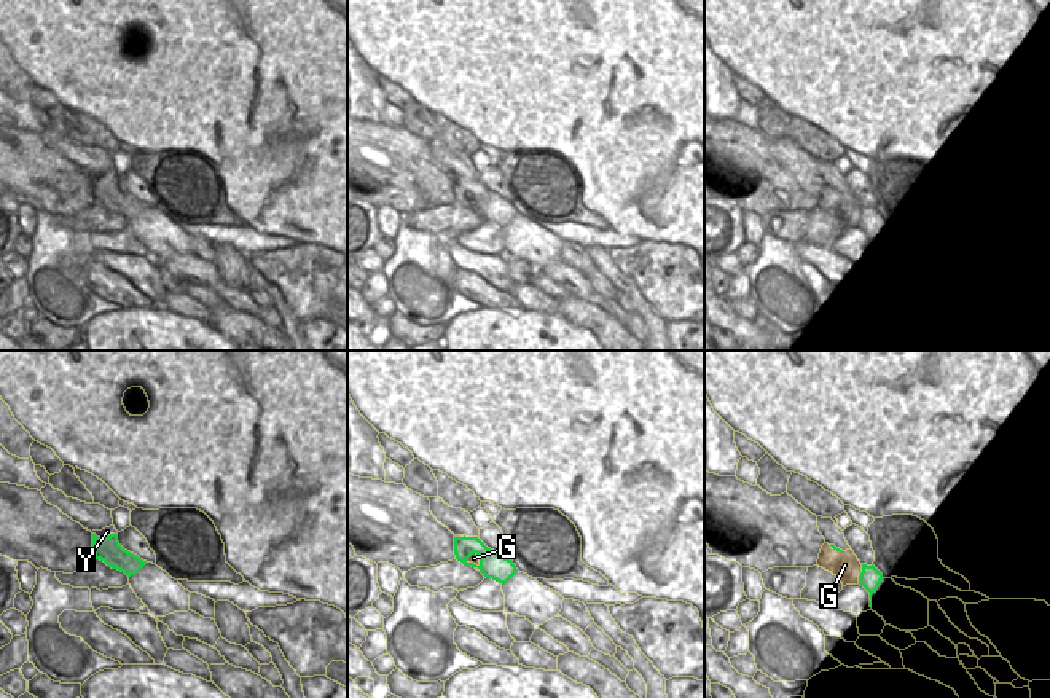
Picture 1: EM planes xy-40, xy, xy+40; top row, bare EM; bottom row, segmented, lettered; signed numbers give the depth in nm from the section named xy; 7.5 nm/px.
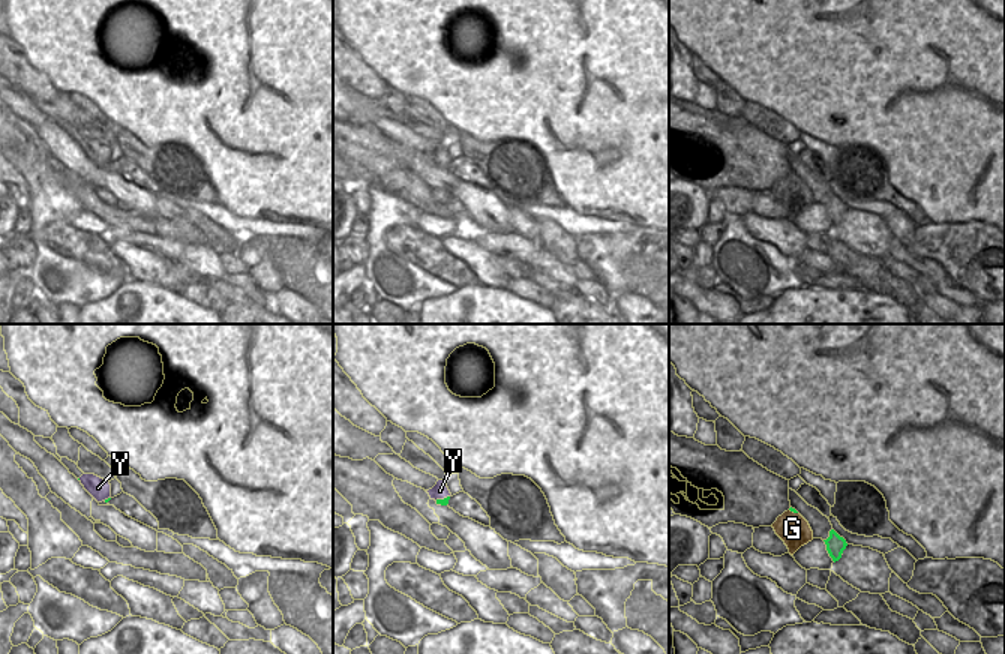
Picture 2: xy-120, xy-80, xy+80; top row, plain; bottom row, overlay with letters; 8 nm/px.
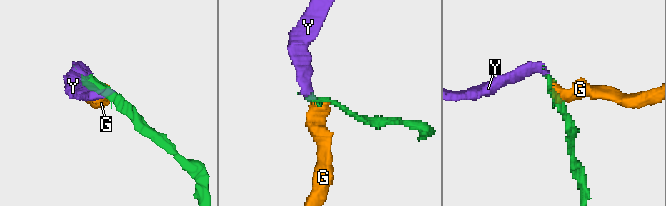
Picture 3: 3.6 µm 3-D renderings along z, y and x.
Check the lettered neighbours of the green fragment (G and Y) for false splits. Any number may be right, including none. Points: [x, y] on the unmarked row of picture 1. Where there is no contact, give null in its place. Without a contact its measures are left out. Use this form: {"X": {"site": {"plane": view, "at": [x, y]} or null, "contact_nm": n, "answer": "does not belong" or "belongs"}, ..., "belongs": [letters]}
{"G": {"site": {"plane": "xy+40", "at": [861, 217]}, "contact_nm": 160, "answer": "does not belong"}, "Y": {"site": {"plane": "xy-40", "at": [107, 179]}, "contact_nm": 190, "answer": "does not belong"}, "belongs": []}

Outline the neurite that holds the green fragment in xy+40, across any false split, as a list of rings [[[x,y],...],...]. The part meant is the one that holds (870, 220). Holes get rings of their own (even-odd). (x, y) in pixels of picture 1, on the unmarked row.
[[[862,207],[859,228],[870,236],[870,250],[872,250],[872,237],[876,236],[881,223],[883,223],[883,217],[873,207],[872,209]]]

